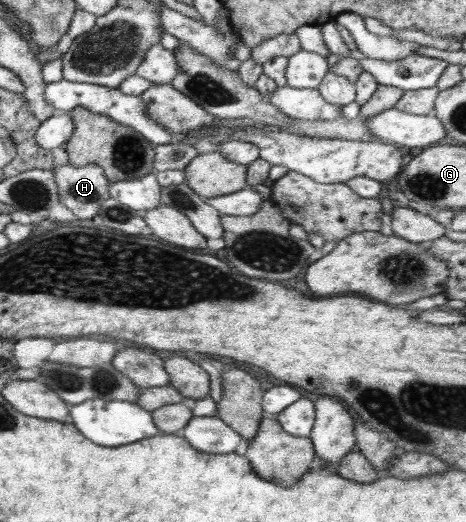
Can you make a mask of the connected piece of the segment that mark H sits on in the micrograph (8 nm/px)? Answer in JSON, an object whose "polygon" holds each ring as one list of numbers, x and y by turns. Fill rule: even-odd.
{"polygon":[[68,163,64,166,56,164,52,171,61,203,78,219,96,217,100,205,110,196,110,181,102,167,95,163,74,167]]}

